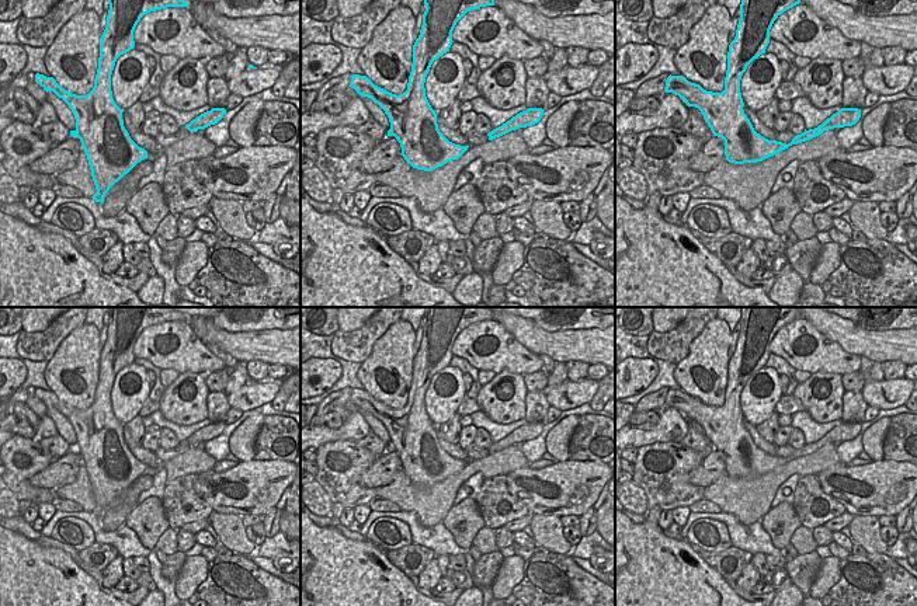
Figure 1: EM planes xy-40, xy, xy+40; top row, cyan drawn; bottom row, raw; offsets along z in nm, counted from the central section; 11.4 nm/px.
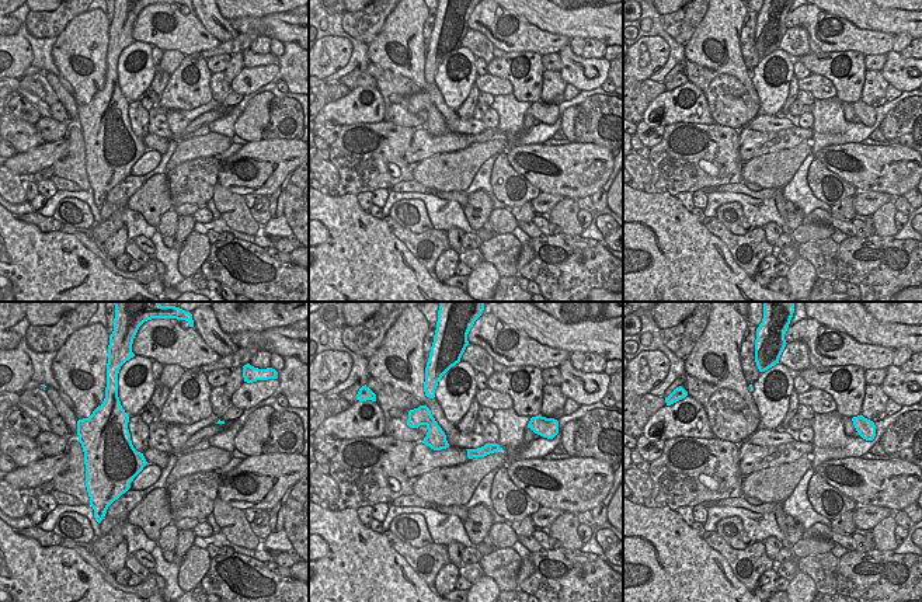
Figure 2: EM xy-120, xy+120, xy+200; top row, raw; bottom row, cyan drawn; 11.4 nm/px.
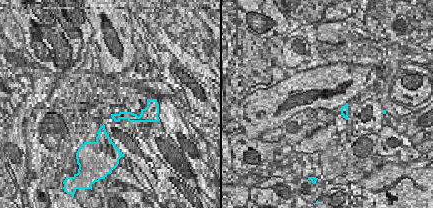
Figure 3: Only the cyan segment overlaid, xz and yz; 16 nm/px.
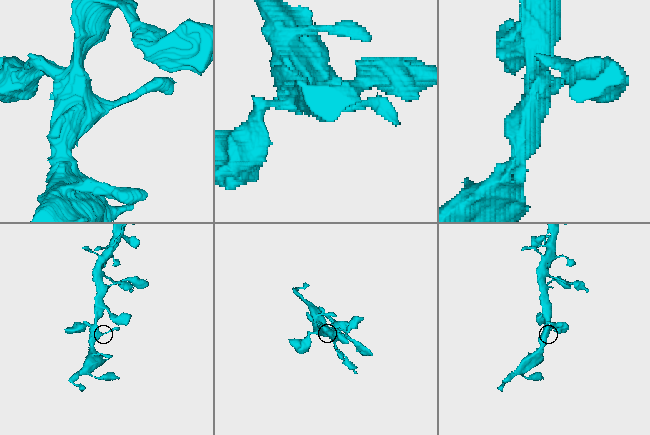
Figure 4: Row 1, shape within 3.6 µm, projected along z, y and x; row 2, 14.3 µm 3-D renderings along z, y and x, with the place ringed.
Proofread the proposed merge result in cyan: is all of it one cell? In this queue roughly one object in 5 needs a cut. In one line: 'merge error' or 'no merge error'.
no merge error

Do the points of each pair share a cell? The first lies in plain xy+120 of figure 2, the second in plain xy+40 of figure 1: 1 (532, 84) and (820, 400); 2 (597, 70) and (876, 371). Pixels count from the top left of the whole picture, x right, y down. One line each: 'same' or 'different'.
1: same
2: different

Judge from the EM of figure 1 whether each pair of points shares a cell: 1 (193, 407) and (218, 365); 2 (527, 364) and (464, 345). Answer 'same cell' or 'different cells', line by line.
1: different cells
2: same cell

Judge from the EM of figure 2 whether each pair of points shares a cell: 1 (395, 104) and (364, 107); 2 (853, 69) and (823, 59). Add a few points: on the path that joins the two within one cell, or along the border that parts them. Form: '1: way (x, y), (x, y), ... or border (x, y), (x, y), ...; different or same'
1: border (375, 87), (382, 97), (383, 119); different
2: way (849, 79), (839, 79), (831, 75), (830, 70); same

